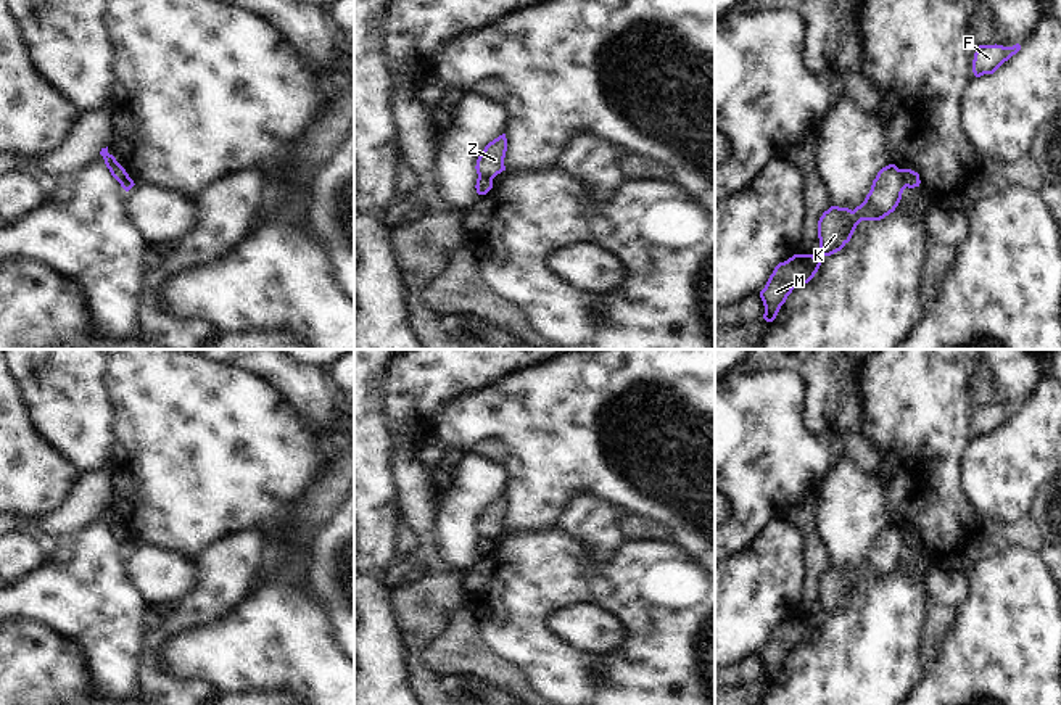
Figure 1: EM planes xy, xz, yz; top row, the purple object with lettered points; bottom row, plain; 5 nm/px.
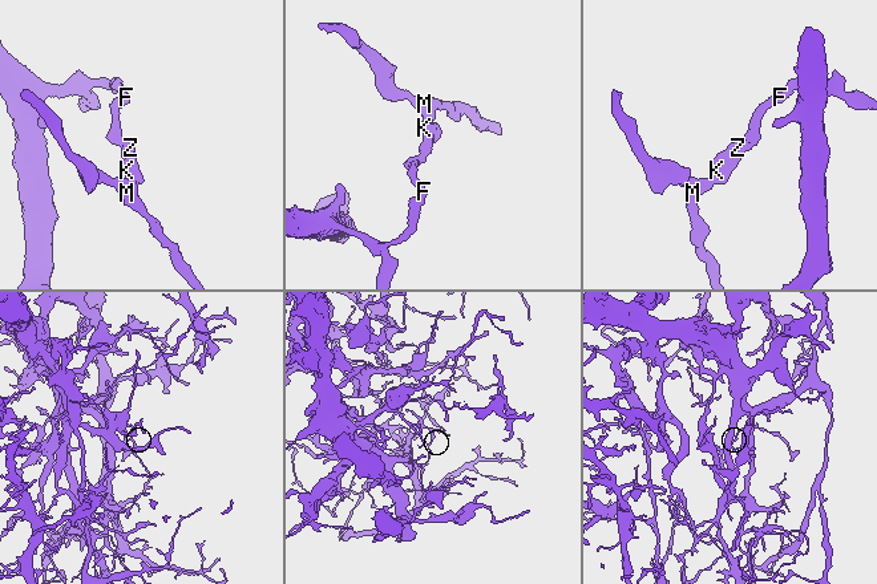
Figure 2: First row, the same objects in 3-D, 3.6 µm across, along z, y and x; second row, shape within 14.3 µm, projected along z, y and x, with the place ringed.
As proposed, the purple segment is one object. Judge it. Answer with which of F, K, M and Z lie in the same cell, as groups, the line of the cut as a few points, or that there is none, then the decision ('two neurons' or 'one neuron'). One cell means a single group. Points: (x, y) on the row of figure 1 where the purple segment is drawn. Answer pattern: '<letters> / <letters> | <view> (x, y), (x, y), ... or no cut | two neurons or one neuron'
F / K M Z | yz (899, 169), (905, 187) | two neurons

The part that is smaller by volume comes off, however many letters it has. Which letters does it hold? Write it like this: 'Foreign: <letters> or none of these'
Foreign: K, M, Z

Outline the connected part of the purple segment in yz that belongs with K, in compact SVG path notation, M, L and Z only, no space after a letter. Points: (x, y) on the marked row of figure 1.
M889 164L877 172L865 201L853 211L839 206L824 211L818 221L818 256L794 254L774 267L760 291L765 306L763 319L773 322L792 290L808 283L818 272L821 258L840 251L861 221L881 221L894 212L905 188L902 171L895 164Z

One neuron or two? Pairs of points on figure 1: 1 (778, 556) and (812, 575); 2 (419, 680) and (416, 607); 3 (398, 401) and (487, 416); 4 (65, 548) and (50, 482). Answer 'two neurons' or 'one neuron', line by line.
1: two neurons
2: one neuron
3: two neurons
4: two neurons

